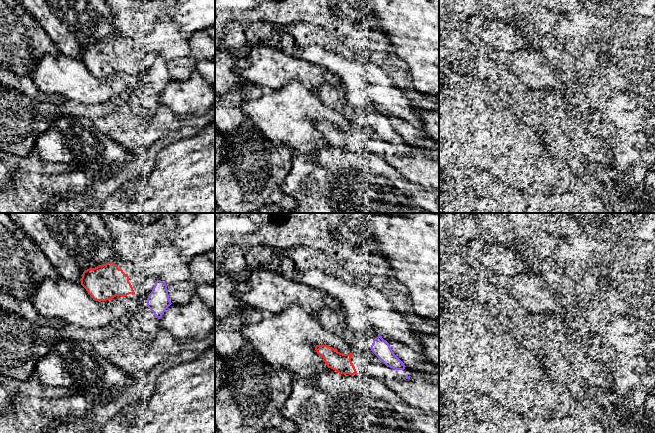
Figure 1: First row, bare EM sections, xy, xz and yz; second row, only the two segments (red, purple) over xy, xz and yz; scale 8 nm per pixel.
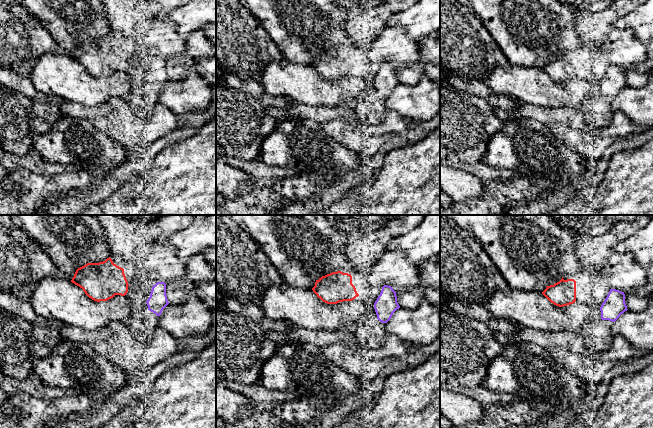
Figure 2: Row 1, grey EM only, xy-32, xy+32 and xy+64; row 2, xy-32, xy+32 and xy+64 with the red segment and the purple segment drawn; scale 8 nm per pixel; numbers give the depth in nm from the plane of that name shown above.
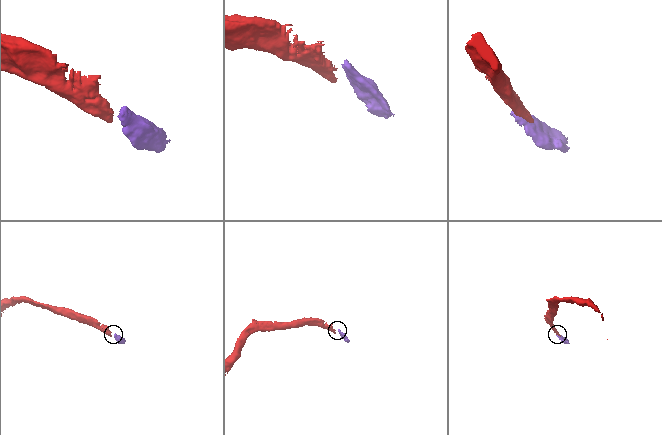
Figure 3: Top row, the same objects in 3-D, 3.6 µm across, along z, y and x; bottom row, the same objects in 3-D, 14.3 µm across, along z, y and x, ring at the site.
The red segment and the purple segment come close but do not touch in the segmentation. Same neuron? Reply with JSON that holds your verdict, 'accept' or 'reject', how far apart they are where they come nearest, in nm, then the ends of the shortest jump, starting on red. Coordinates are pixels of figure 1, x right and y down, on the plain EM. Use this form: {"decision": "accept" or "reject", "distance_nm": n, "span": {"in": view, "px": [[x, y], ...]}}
{"decision": "reject", "distance_nm": 110, "span": {"in": "xy", "px": [[134, 69], [147, 74]]}}

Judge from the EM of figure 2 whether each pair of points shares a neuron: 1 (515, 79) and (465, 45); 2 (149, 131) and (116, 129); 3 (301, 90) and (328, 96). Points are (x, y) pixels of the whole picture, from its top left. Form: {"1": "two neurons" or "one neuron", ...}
{"1": "two neurons", "2": "one neuron", "3": "one neuron"}

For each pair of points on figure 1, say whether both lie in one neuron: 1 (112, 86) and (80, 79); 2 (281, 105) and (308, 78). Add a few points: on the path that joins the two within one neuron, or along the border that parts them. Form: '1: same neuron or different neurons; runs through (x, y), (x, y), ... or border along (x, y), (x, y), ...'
1: same neuron; runs through (104, 86), (88, 86)
2: different neurons; border along (279, 87), (290, 81), (298, 80), (315, 93)

